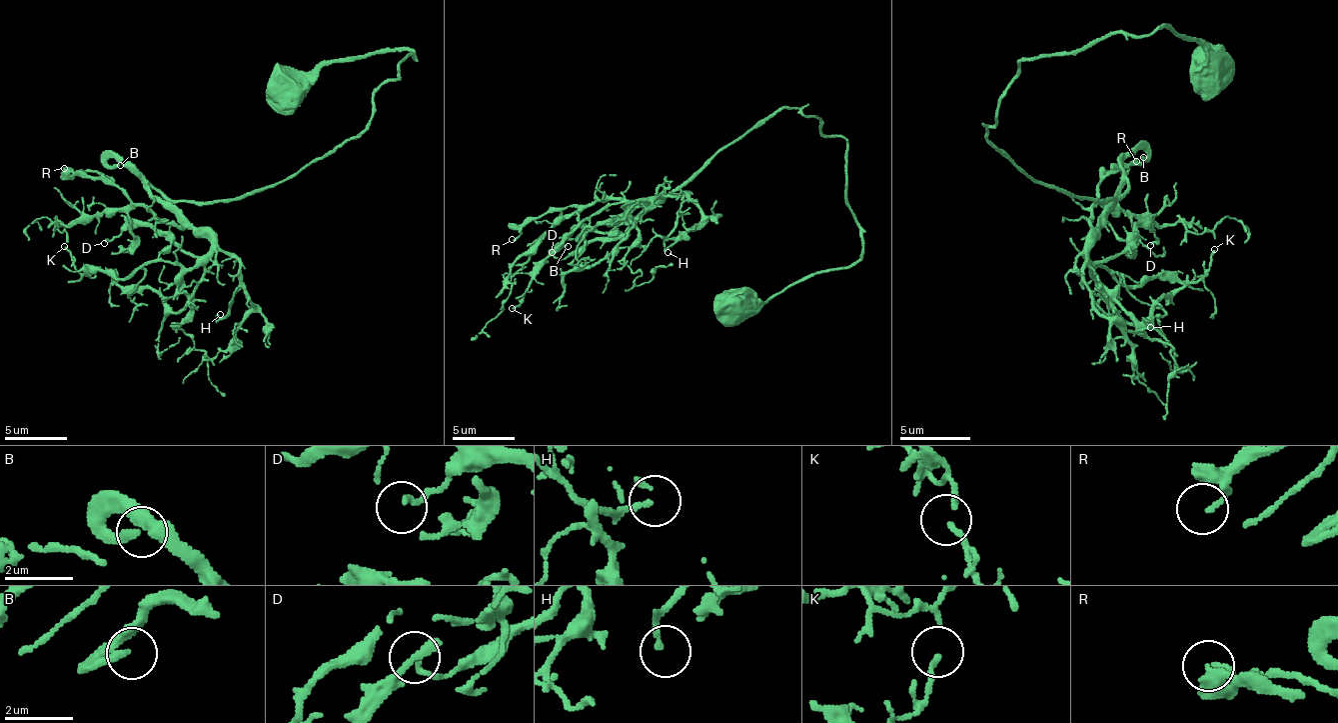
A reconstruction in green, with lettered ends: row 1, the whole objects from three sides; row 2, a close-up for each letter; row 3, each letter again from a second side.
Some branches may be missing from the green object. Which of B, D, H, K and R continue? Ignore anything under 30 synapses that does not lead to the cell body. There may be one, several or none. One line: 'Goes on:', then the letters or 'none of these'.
Goes on: B

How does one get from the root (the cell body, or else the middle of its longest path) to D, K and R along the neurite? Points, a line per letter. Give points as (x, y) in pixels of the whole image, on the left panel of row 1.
D: (282, 87), (413, 52), (369, 124), (288, 180), (179, 202), (204, 255), (148, 227), (104, 243)
K: (282, 87), (413, 52), (369, 124), (288, 180), (179, 202), (210, 243), (192, 267), (83, 274), (64, 246)
R: (282, 87), (413, 52), (363, 130), (282, 183), (179, 202), (182, 227), (64, 168)

